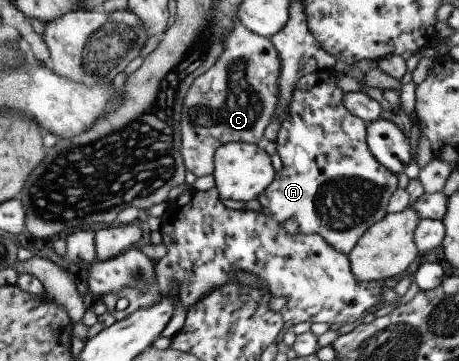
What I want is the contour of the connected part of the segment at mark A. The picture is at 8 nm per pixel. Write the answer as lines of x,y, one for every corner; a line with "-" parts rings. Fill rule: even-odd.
326,67
323,70
306,74
296,82
290,106
286,112
286,116
283,116
275,141
275,144
277,144
277,154
279,154
282,160
283,168
276,172
275,179
271,182
271,186
269,186
269,188
267,188
267,190
256,199
263,207
263,215
273,219
273,221
280,222
282,225
286,220
296,220
299,224
299,233
319,234
319,237
323,237
323,240
333,246
333,248
339,251
339,253
347,254
358,244
359,238
363,236
363,233
370,226
373,226
375,222
379,222
389,214
386,210
387,204
389,203
391,196
399,189
399,186
398,174
391,172
380,162
377,162
373,154
371,154
371,151
368,149
366,141
367,120
351,114
351,112
342,105
342,100
347,92
343,92
340,88
337,88
337,81
343,76
346,76
346,74
343,71
339,71
336,67

